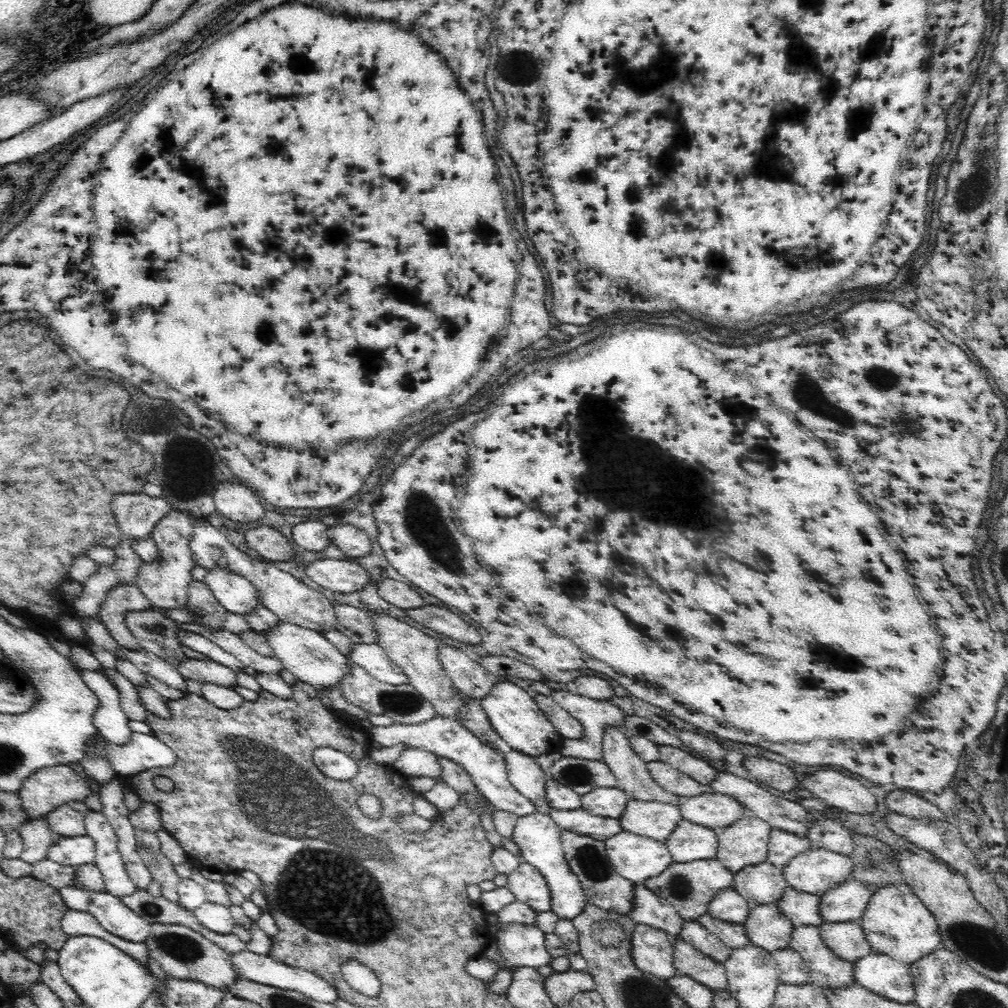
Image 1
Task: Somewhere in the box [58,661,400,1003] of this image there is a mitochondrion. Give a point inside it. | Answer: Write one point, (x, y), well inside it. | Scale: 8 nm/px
(181, 947)

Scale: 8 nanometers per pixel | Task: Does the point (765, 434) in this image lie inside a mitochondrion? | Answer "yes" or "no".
no

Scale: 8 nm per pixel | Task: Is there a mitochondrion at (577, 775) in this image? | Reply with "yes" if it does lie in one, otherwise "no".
yes

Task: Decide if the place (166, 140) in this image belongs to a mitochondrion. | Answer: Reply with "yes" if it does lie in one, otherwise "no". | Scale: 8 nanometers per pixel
no

